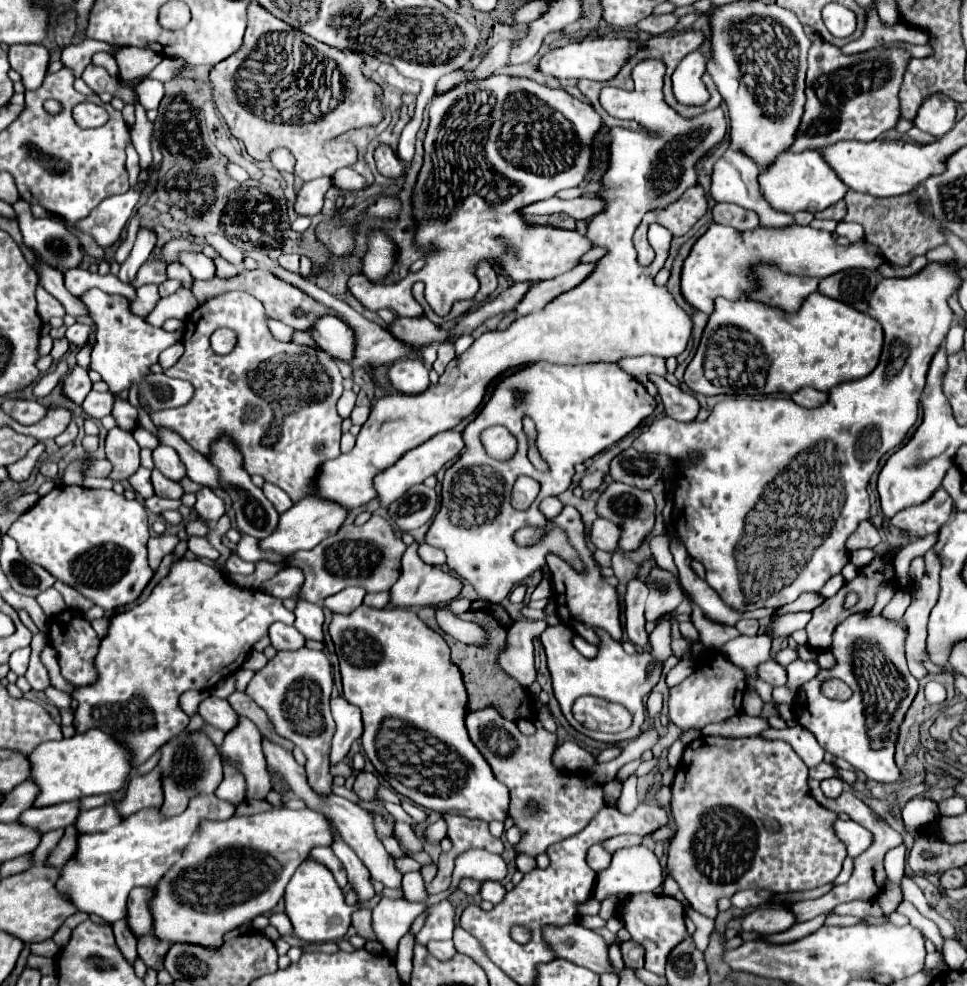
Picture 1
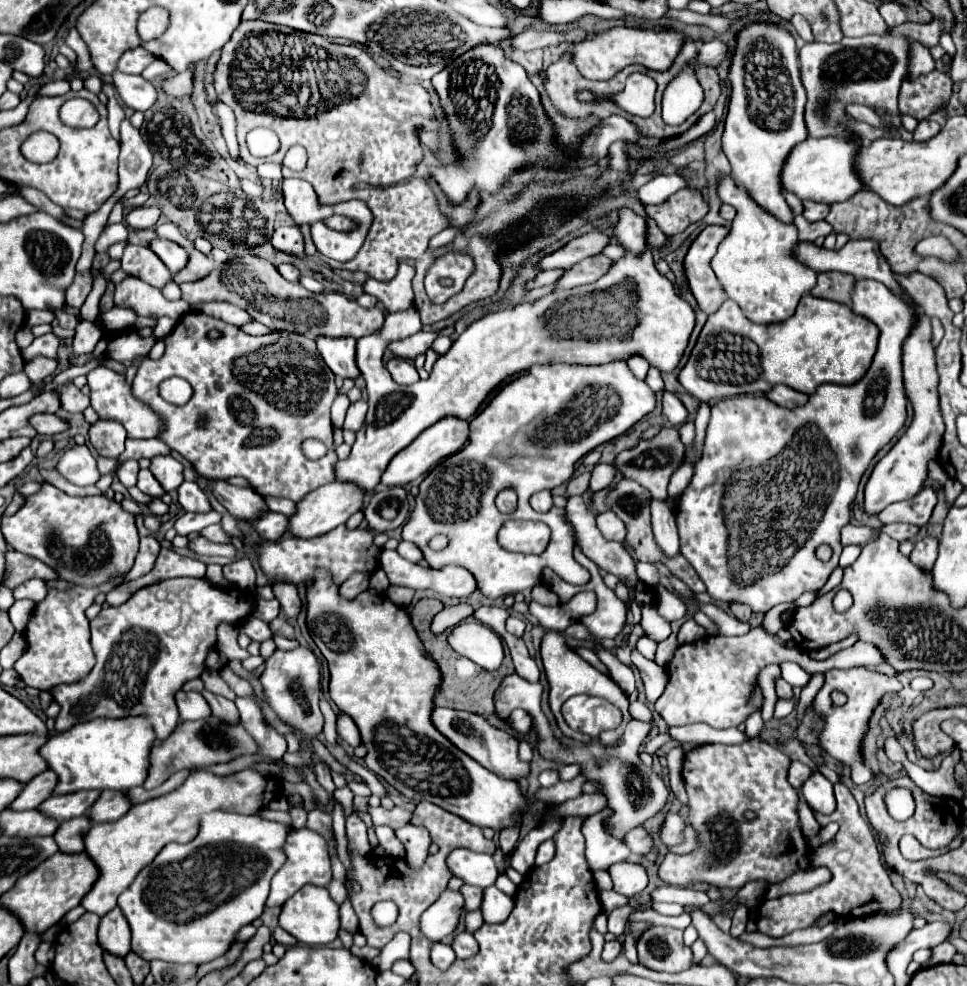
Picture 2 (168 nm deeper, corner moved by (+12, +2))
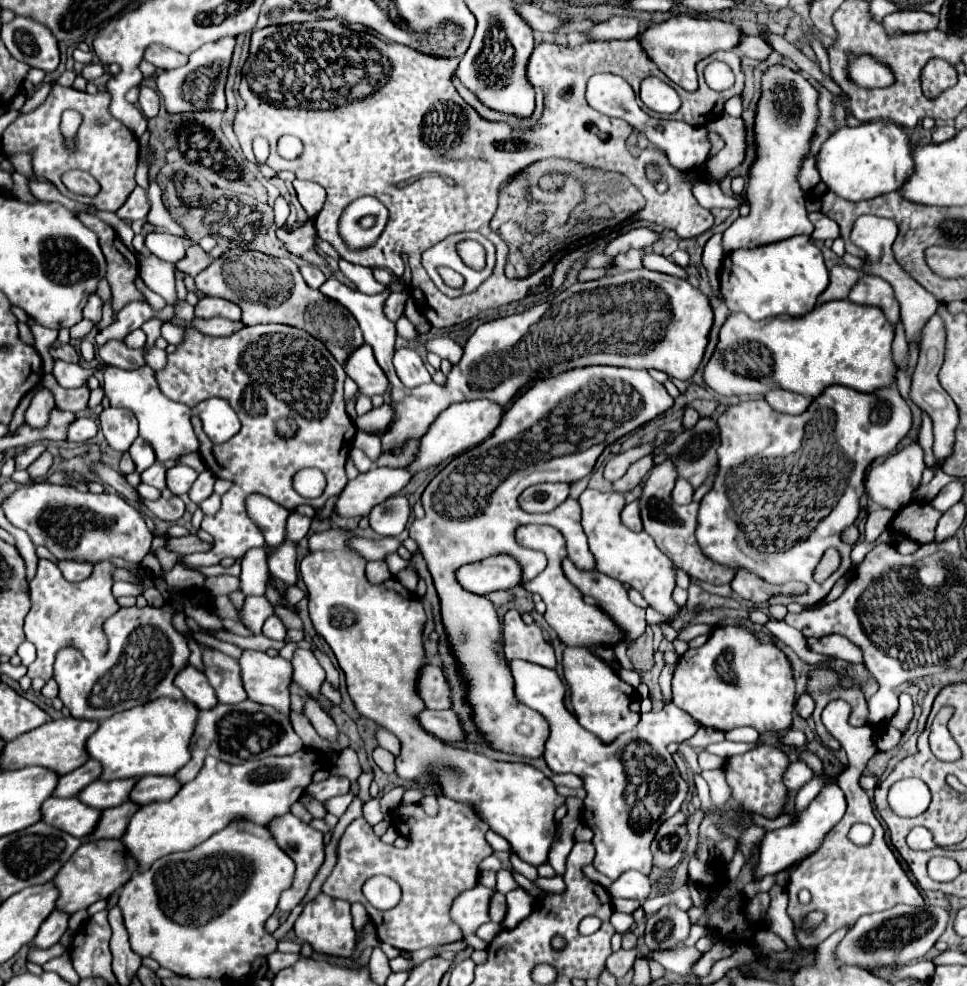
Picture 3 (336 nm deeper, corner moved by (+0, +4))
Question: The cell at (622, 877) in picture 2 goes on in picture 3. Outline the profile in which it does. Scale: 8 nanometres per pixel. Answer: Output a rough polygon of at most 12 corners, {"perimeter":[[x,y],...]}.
{"perimeter":[[638,870],[624,872],[610,888],[612,898],[650,894],[650,878]]}

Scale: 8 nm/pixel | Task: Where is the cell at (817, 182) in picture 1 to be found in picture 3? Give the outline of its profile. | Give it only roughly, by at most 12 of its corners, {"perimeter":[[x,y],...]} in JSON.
{"perimeter":[[892,122],[838,128],[816,154],[830,192],[858,202],[912,170]]}

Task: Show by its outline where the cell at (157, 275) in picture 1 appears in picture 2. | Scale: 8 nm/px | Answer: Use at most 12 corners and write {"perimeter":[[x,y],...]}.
{"perimeter":[[128,244],[122,270],[156,288],[172,272],[148,246]]}

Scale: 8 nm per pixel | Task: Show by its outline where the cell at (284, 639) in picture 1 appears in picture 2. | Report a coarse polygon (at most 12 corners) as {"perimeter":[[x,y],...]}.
{"perimeter":[[246,618],[242,632],[256,642],[272,638],[268,622]]}

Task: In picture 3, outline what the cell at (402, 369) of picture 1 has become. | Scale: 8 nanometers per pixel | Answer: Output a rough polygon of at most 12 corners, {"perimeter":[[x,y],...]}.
{"perimeter":[[412,348],[394,354],[396,374],[406,388],[432,382]]}

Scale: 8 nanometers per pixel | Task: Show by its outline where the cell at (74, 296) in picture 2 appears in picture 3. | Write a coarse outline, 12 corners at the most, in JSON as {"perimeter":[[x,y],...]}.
{"perimeter":[[90,294],[84,308],[84,318],[94,324],[102,318],[102,300]]}

